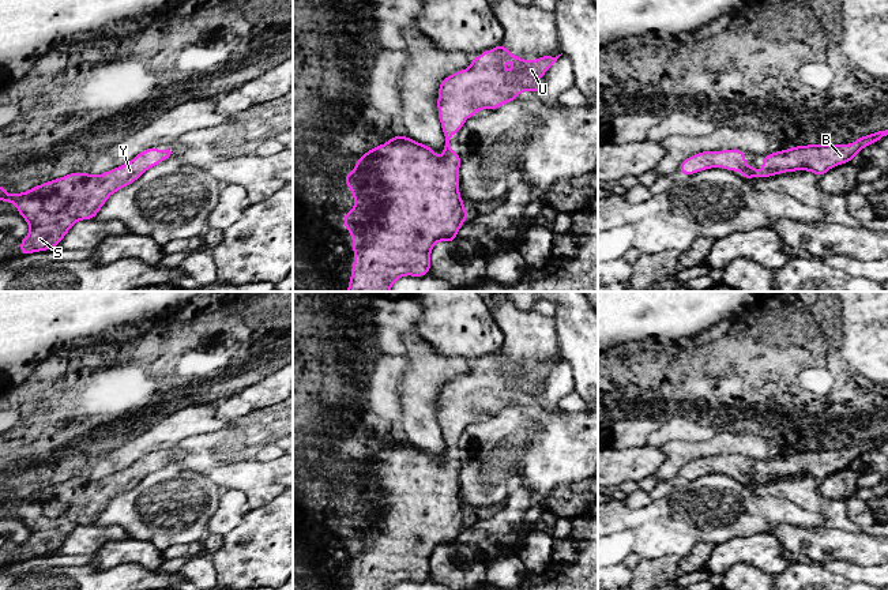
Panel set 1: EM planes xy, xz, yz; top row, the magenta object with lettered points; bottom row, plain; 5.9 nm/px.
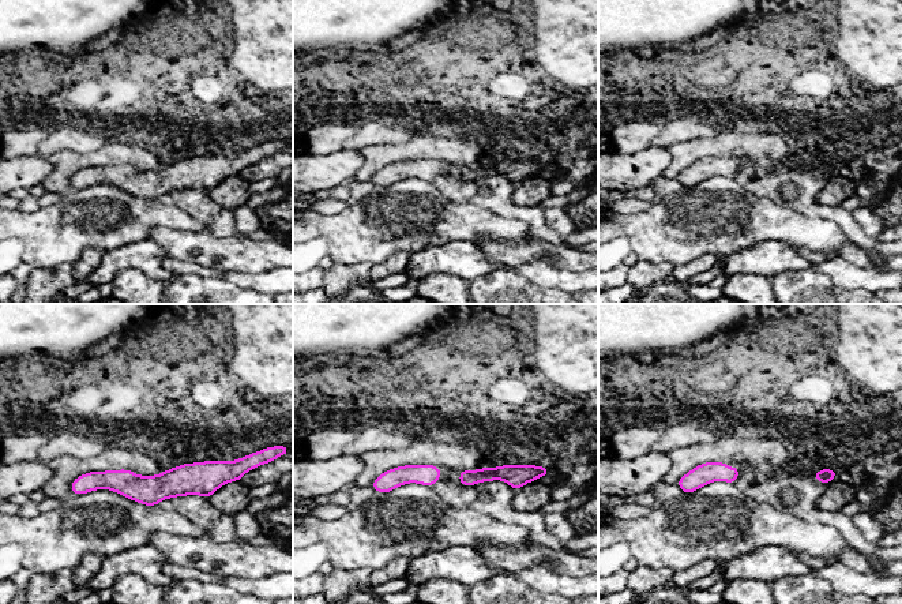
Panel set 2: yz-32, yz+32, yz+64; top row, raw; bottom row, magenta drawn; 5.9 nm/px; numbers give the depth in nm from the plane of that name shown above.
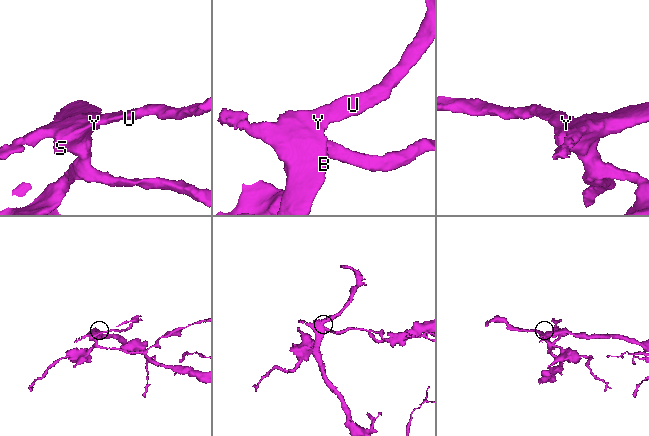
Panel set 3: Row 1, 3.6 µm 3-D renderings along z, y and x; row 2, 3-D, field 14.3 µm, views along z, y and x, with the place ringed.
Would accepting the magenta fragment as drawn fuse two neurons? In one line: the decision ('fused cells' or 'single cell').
single cell

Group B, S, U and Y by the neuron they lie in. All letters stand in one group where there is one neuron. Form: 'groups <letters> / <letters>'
groups B S U Y

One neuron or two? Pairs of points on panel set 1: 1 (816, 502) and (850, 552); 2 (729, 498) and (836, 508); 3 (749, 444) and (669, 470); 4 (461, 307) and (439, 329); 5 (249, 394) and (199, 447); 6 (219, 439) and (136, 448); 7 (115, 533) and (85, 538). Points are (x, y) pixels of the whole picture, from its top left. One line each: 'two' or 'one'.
1: two
2: two
3: one
4: one
5: two
6: two
7: one

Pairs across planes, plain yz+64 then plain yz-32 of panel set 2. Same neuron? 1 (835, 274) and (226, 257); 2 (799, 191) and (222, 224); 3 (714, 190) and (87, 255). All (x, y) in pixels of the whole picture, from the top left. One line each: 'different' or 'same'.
1: different
2: same
3: different

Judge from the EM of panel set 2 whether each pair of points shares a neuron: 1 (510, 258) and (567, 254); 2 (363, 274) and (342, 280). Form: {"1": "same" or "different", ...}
{"1": "same", "2": "same"}

